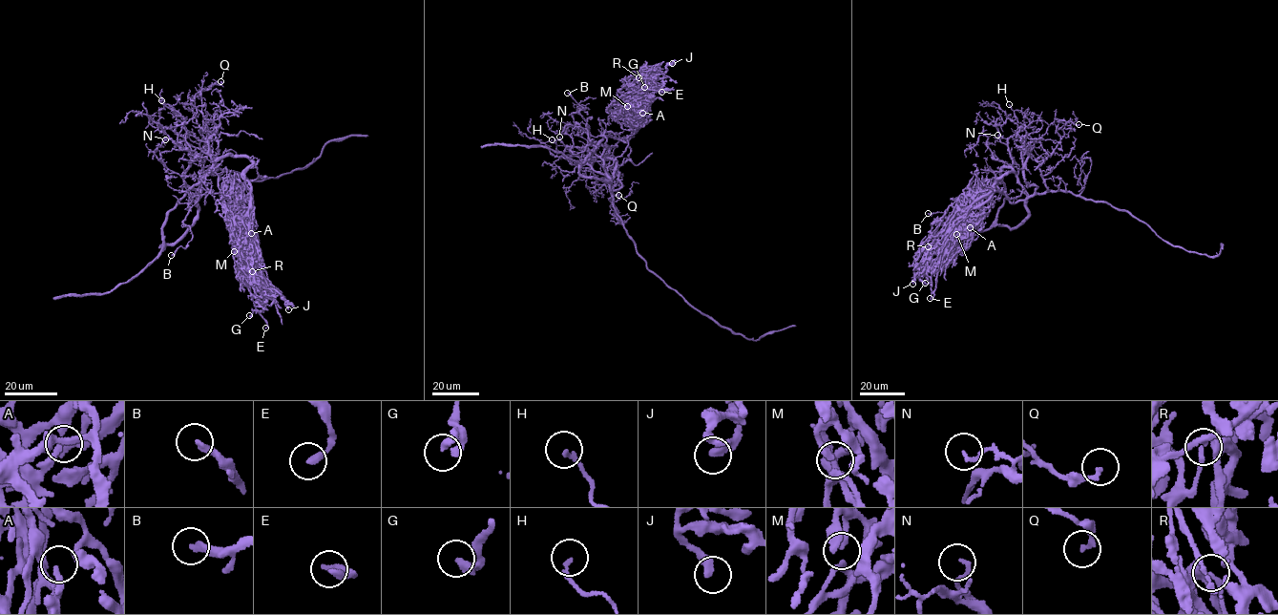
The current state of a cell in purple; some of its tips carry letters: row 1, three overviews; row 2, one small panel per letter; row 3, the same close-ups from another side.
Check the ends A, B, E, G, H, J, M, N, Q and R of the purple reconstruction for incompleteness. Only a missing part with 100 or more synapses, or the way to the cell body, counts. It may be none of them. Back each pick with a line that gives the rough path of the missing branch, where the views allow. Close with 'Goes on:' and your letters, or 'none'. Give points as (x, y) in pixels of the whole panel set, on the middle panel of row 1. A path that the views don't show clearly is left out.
Goes on: none

